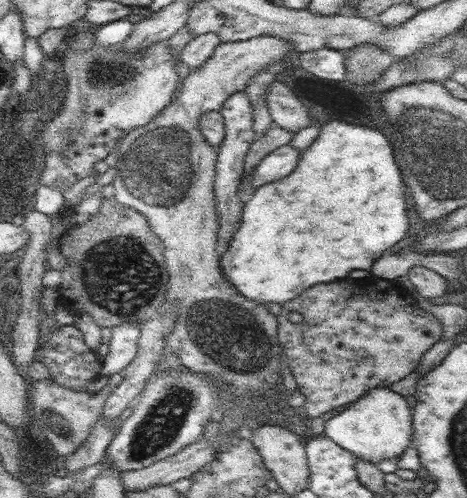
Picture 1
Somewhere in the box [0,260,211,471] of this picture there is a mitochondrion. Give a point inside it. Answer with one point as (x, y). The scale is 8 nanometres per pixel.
(165, 419)

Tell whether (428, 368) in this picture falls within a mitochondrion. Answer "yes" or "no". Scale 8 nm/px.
no

